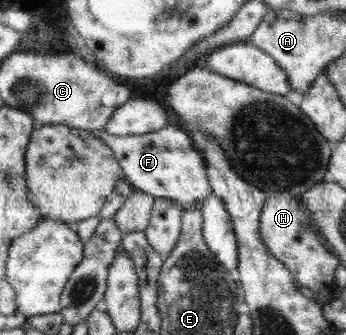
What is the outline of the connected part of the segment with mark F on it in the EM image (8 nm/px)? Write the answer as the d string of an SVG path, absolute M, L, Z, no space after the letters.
M168 125L144 135L111 135L96 127L92 133L112 148L114 157L123 171L123 178L138 191L155 198L172 200L176 206L187 210L200 205L212 194L206 175L206 163L202 152L193 143L193 136L185 129Z

